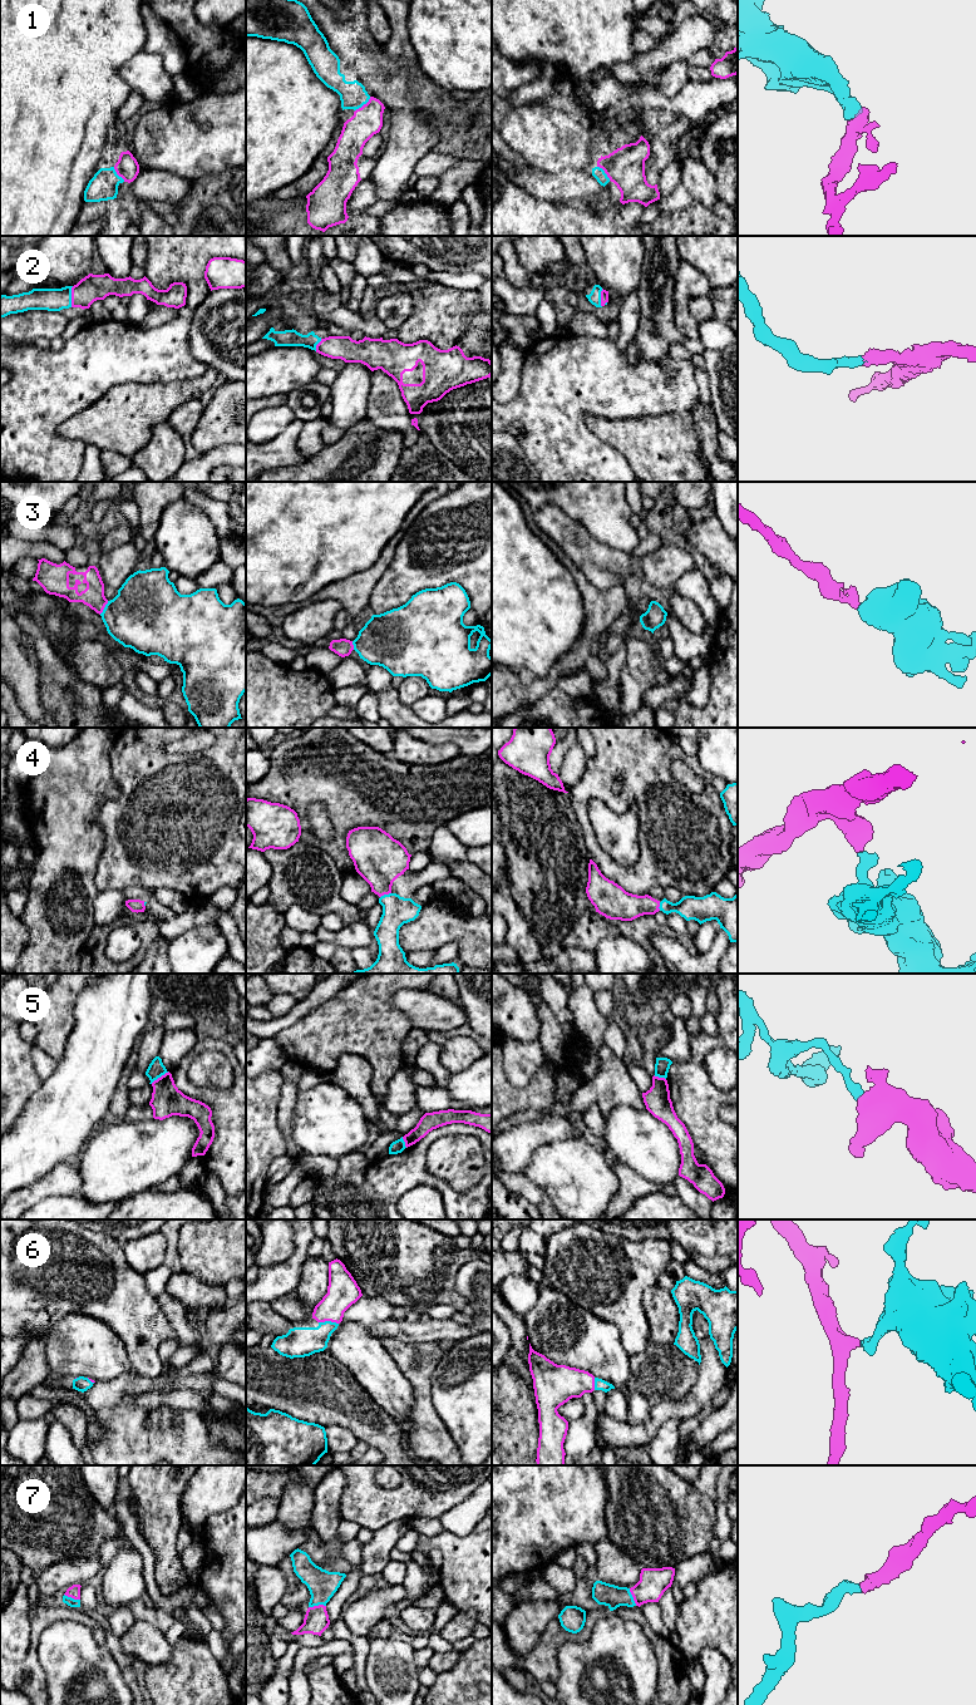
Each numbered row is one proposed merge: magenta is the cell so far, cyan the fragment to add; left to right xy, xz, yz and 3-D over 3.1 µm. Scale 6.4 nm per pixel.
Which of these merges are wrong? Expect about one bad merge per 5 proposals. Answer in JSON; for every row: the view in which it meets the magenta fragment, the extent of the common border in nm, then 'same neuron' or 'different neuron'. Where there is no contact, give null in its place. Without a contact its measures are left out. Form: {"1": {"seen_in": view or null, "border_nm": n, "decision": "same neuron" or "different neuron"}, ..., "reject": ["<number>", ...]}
{"1": {"seen_in": "xz", "border_nm": 140, "decision": "same neuron"}, "2": {"seen_in": "xy", "border_nm": 140, "decision": "same neuron"}, "3": {"seen_in": "xy", "border_nm": 110, "decision": "same neuron"}, "4": {"seen_in": "xz", "border_nm": 80, "decision": "same neuron"}, "5": {"seen_in": "xy", "border_nm": 140, "decision": "different neuron"}, "6": {"seen_in": "xz", "border_nm": 130, "decision": "same neuron"}, "7": {"seen_in": "xz", "border_nm": 110, "decision": "same neuron"}, "reject": ["5"]}

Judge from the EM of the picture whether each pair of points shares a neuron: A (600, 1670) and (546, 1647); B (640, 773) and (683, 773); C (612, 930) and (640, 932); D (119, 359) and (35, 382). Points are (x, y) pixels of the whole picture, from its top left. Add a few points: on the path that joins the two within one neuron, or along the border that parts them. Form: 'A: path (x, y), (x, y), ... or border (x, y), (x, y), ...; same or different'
A: border (585, 1641), (568, 1640), (558, 1647), (555, 1681); different
B: border (674, 759), (671, 775), (693, 793); different
C: border (610, 920), (621, 934); different
D: path (98, 359), (73, 379), (57, 382); same

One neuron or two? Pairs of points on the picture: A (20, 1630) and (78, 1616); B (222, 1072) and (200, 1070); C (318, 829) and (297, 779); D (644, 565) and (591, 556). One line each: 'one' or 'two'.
A: two
B: one
C: two
D: one

